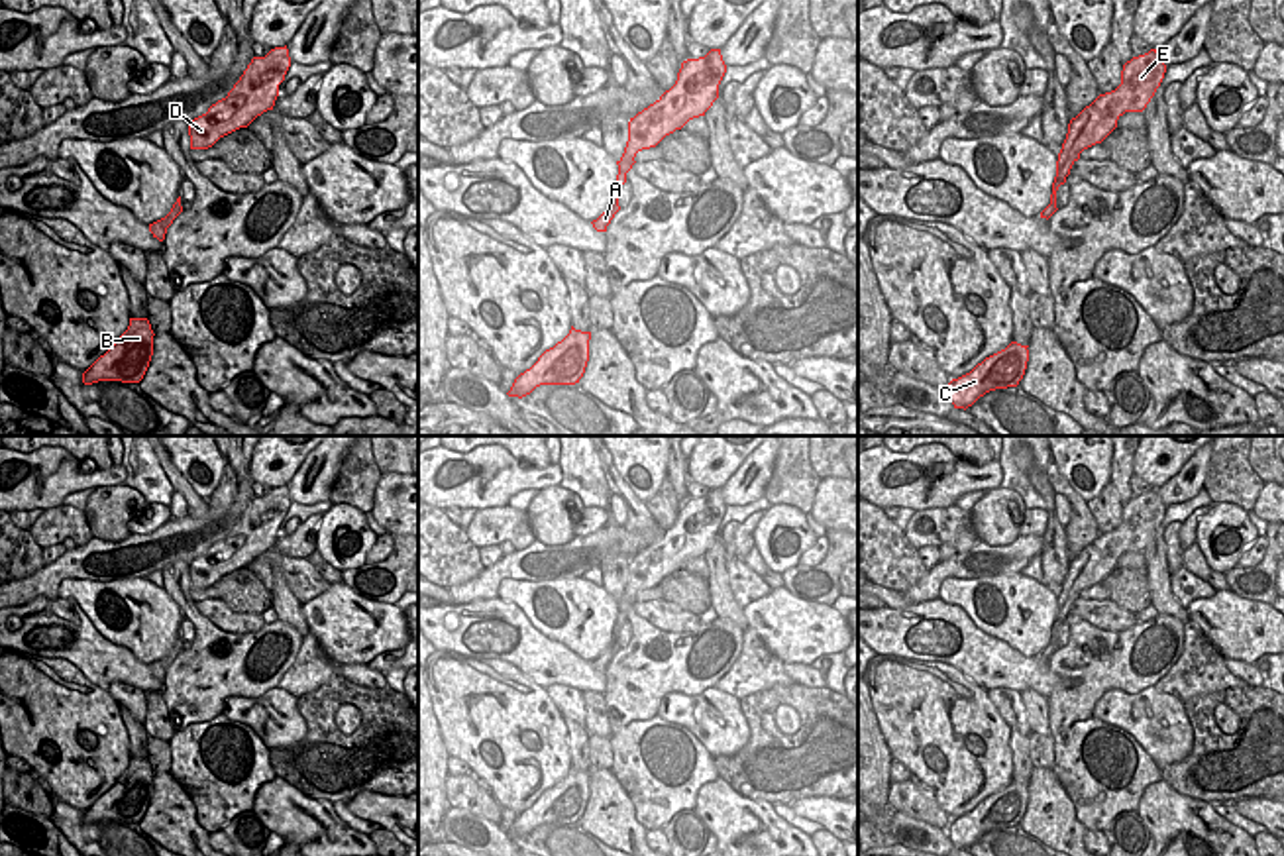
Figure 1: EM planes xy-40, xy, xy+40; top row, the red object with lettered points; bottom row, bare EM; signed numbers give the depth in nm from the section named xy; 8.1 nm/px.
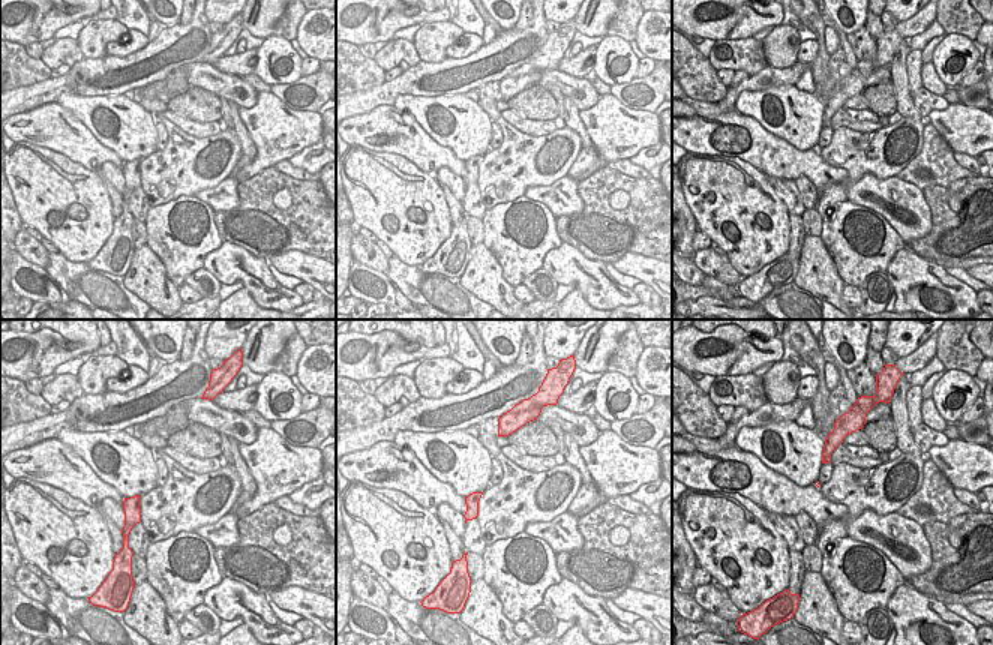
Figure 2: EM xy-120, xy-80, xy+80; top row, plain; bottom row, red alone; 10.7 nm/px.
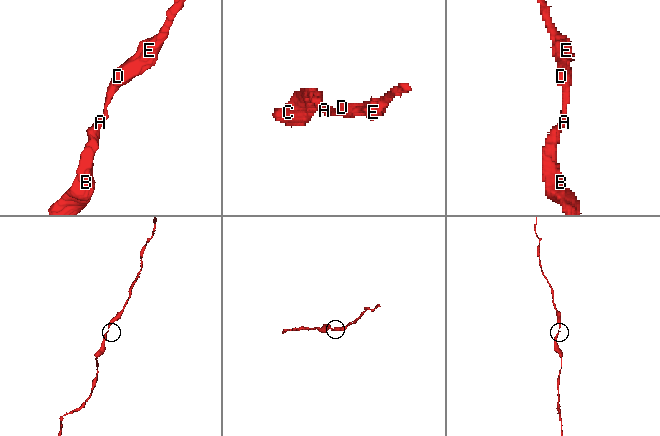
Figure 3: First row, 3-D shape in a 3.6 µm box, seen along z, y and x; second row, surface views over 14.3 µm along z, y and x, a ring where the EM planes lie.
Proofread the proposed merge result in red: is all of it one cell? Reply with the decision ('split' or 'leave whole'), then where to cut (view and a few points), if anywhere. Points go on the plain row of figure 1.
leave whole; no cut

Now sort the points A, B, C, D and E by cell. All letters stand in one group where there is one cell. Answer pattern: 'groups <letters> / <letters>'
groups A B C D E

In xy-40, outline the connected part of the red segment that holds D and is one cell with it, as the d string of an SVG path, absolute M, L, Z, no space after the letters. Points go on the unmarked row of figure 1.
M287 485L271 489L265 497L253 497L228 536L188 563L190 589L208 589L220 577L247 567L257 556L273 550L289 507Z

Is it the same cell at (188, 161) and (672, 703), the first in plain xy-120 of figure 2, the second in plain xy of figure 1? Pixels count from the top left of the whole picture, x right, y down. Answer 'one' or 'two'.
two

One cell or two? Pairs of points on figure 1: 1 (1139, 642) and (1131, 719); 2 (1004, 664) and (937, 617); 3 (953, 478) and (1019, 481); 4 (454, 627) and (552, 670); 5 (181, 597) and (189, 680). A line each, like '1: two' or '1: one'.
1: two
2: one
3: two
4: one
5: one

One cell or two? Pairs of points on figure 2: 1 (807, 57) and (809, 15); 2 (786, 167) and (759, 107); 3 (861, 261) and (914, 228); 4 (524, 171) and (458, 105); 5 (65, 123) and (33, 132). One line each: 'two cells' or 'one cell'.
1: two cells
2: two cells
3: two cells
4: two cells
5: one cell

